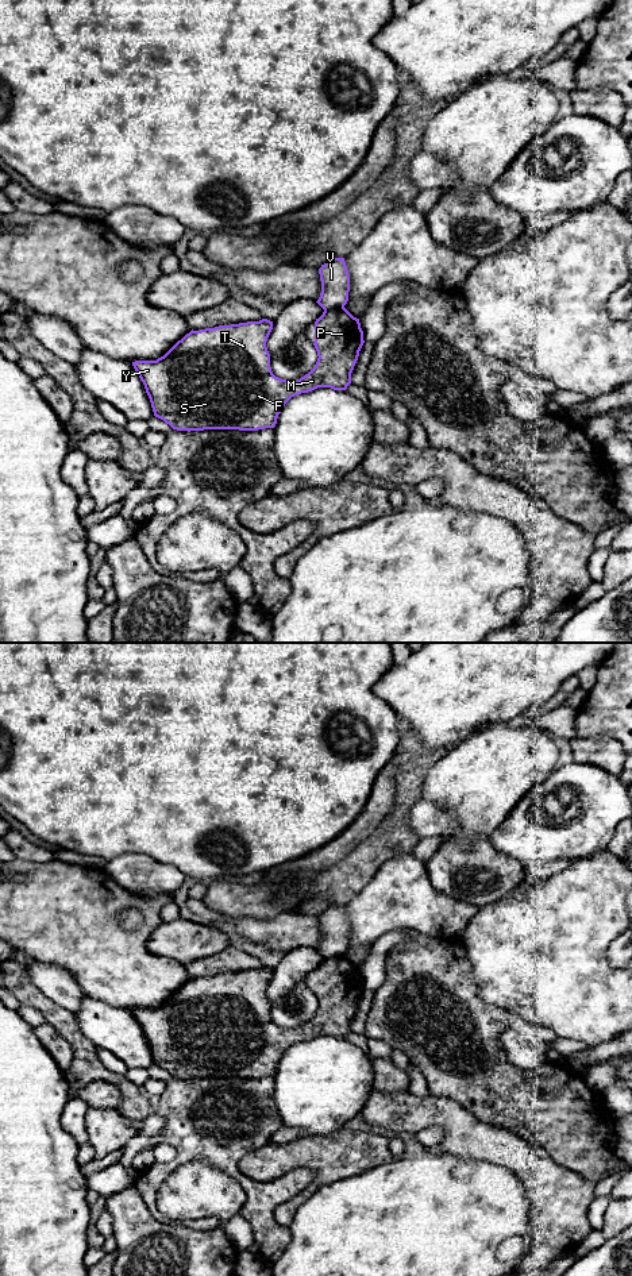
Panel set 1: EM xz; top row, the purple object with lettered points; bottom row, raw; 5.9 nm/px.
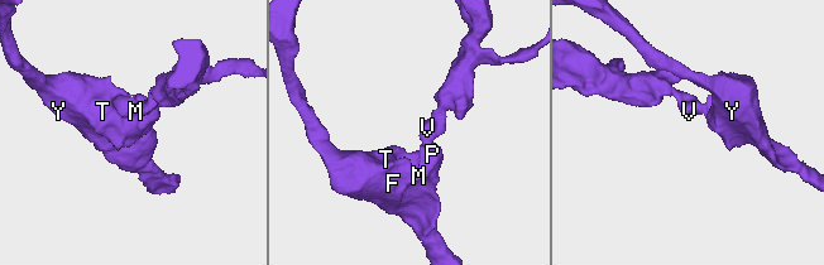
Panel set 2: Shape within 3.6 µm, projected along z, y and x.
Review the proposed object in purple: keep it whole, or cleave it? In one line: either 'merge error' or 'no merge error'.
merge error

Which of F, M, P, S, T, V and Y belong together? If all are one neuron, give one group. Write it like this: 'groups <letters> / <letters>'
groups F M P S T Y / V

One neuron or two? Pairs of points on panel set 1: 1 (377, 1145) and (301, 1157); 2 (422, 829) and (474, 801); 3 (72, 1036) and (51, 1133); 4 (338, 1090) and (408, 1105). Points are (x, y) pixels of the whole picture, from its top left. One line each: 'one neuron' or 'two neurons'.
1: one neuron
2: two neurons
3: two neurons
4: two neurons

